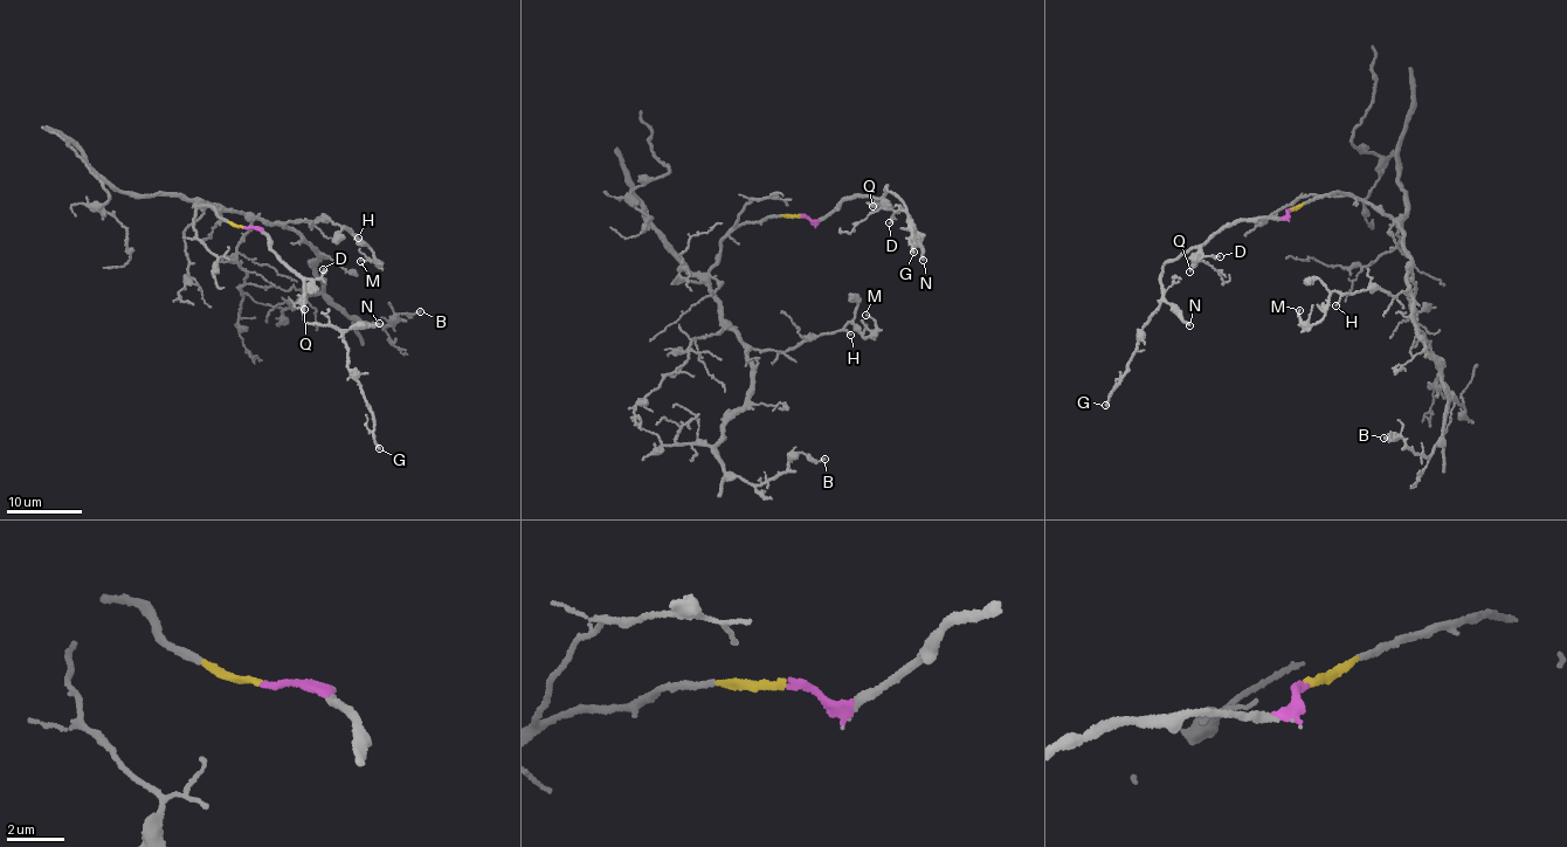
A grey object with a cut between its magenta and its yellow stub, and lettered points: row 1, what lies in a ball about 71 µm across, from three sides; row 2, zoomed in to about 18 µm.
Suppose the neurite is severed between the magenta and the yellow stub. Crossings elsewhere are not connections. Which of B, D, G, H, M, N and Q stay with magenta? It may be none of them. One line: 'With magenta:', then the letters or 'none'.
With magenta: D, G, N, Q

